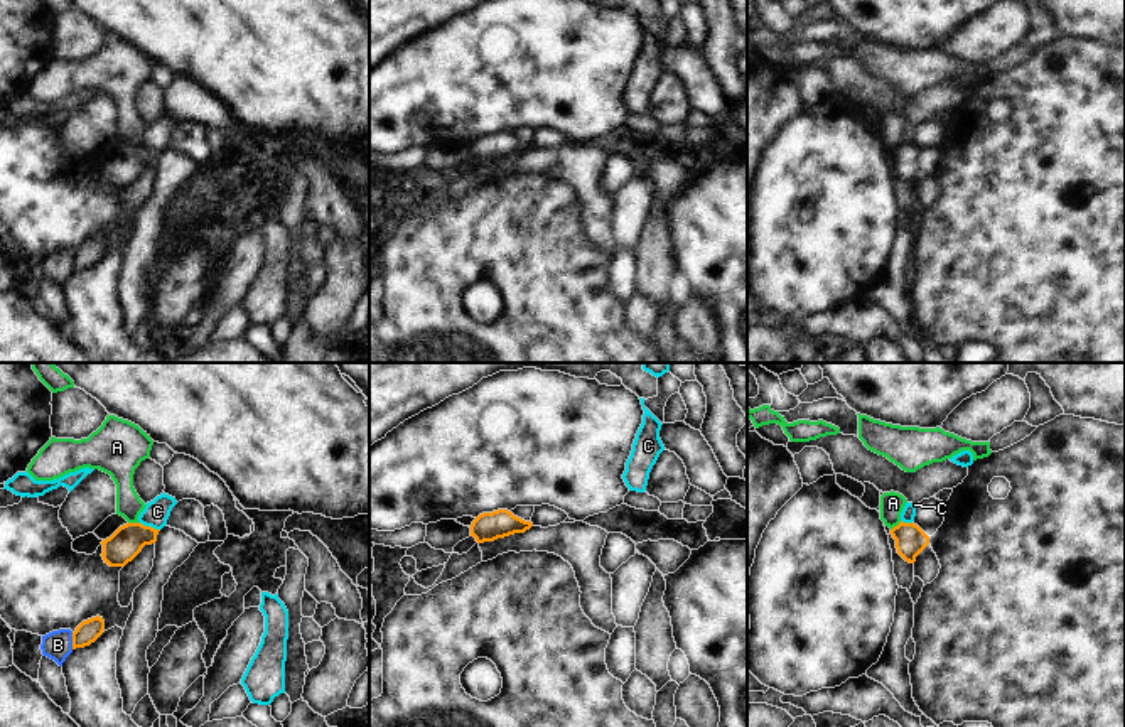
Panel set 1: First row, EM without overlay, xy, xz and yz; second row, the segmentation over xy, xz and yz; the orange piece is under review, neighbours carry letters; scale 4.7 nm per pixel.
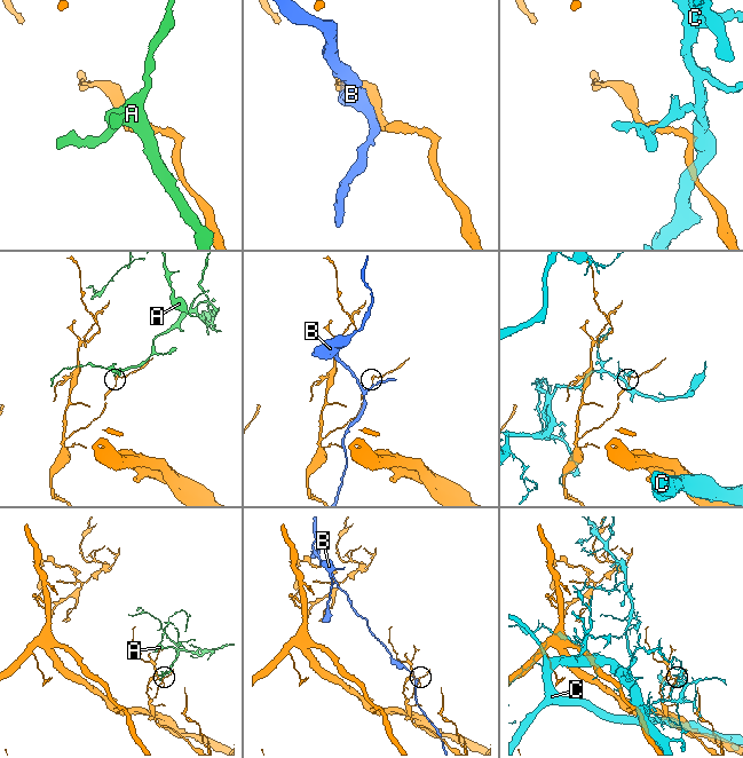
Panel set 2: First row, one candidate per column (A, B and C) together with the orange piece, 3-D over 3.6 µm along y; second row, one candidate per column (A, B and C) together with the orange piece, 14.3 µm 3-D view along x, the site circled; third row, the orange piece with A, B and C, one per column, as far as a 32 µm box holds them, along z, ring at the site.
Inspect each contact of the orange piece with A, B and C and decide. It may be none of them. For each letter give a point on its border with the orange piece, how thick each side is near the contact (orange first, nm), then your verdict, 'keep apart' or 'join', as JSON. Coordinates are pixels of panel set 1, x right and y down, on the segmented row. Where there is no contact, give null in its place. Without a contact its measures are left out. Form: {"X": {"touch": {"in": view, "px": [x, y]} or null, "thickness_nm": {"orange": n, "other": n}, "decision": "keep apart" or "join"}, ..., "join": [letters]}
{"A": {"touch": {"in": "xy", "px": [134, 523]}, "thickness_nm": {"orange": 160, "other": 130}, "decision": "keep apart"}, "B": {"touch": {"in": "xy", "px": [73, 641]}, "thickness_nm": {"orange": 110, "other": 140}, "decision": "keep apart"}, "C": {"touch": {"in": "xy", "px": [150, 527]}, "thickness_nm": {"orange": 160, "other": 120}, "decision": "keep apart"}, "join": []}

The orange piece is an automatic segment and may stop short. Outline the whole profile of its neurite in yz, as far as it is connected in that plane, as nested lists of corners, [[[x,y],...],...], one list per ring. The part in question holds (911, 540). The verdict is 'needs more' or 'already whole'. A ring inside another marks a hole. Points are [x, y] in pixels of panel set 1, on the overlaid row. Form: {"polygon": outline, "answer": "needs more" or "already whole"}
{"polygon": [[[901,521],[891,530],[897,553],[909,563],[929,545],[929,536],[914,523]]], "answer": "already whole"}

